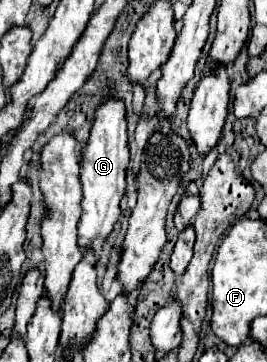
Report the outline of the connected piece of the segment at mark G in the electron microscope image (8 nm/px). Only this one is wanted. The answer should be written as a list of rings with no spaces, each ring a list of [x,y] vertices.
[[[106,100],[94,118],[90,130],[90,140],[80,162],[80,180],[82,180],[82,218],[78,222],[78,246],[82,250],[94,248],[94,242],[106,242],[112,234],[116,222],[122,216],[120,200],[126,192],[126,168],[128,168],[128,138],[126,138],[126,116],[124,102]]]

